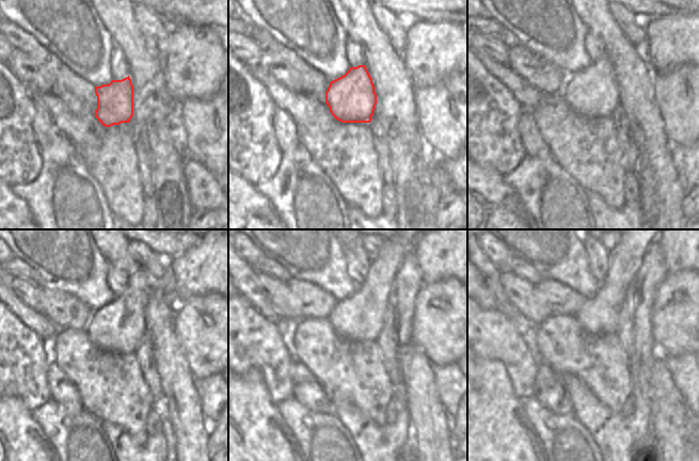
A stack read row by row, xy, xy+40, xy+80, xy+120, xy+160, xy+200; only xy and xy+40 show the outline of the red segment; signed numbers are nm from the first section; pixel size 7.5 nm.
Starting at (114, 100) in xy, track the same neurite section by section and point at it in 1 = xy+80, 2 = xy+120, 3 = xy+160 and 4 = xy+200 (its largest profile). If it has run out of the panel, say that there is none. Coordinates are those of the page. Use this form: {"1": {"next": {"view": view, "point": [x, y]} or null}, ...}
{"1": {"next": {"view": "xy+80", "point": [592, 92]}}, "2": {"next": {"view": "xy+120", "point": [118, 327]}}, "3": {"next": {"view": "xy+160", "point": [361, 317]}}, "4": {"next": {"view": "xy+200", "point": [599, 315]}}}

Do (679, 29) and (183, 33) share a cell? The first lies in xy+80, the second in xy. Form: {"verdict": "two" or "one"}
{"verdict": "one"}

